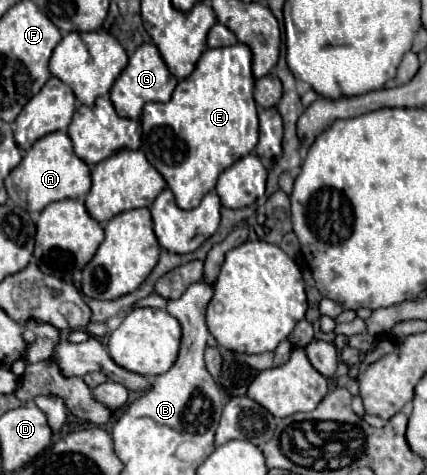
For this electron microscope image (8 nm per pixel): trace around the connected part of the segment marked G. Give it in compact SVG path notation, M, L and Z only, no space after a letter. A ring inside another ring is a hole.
M142 44L130 56L128 66L122 70L122 74L116 78L116 82L110 90L110 100L112 100L112 104L120 116L138 120L146 102L168 102L176 84L178 84L178 80L170 74L158 48L154 44Z

